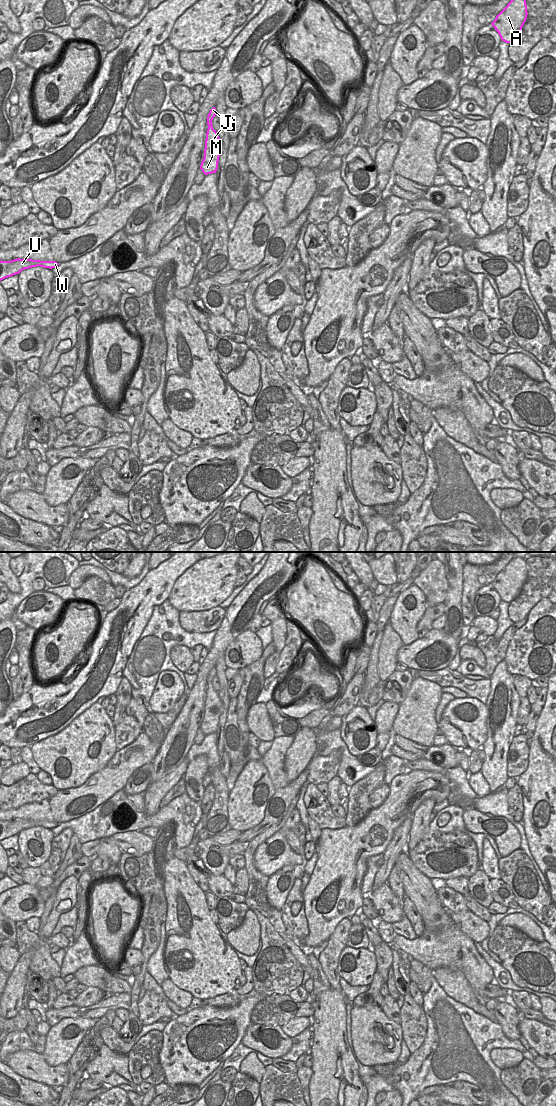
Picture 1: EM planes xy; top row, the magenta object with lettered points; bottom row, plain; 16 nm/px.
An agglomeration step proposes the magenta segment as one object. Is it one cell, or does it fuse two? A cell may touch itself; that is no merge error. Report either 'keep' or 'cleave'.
keep

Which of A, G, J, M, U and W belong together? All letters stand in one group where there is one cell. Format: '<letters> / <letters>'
A G J M U W

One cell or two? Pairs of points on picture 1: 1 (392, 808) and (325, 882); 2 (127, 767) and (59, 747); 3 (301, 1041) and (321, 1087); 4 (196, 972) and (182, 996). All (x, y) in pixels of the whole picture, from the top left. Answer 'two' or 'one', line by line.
1: one
2: two
3: two
4: two

